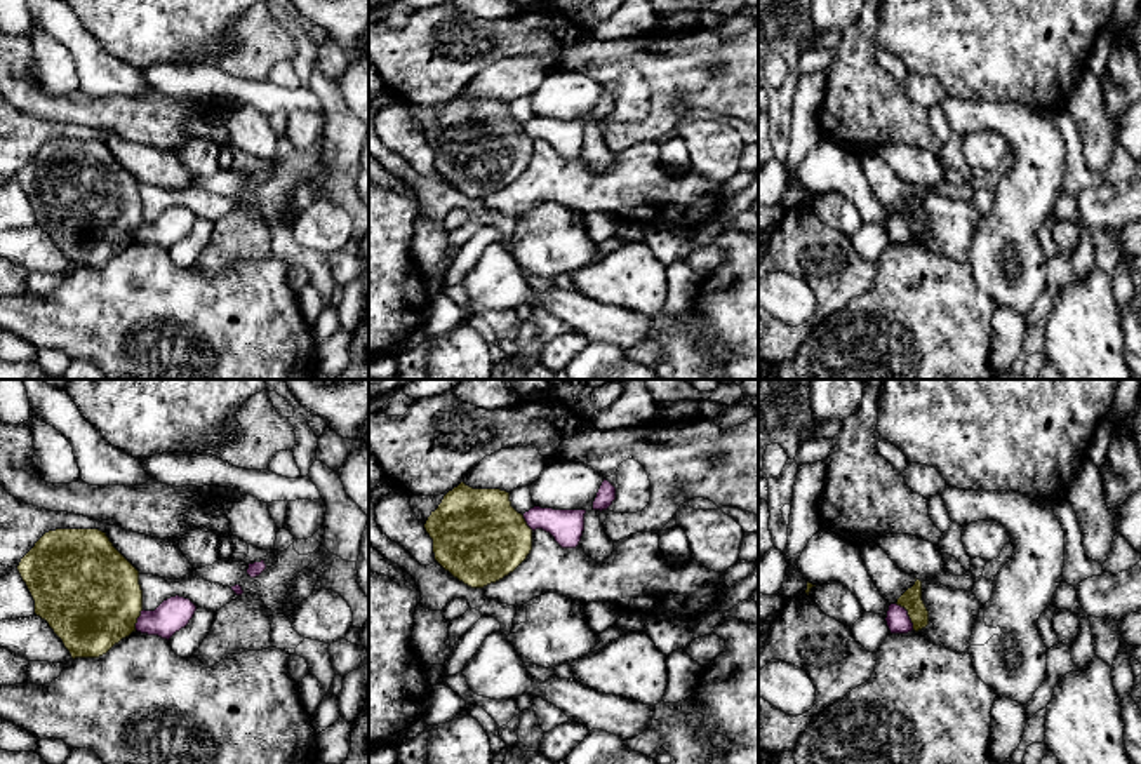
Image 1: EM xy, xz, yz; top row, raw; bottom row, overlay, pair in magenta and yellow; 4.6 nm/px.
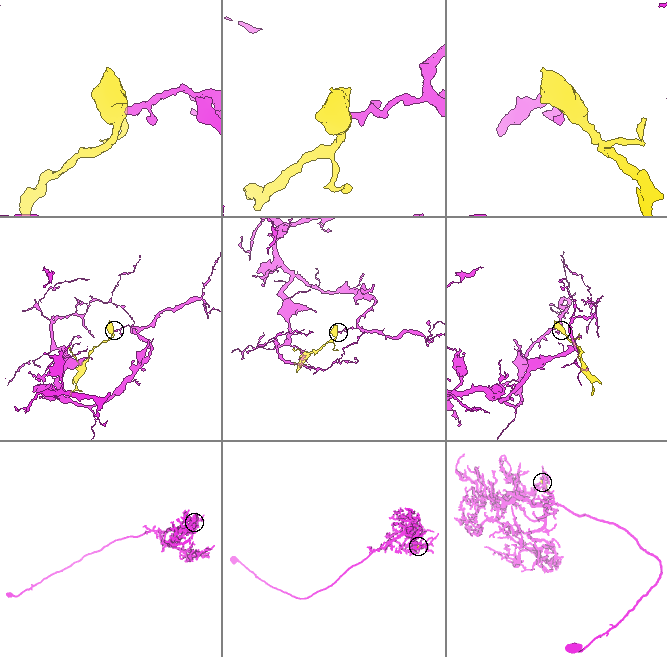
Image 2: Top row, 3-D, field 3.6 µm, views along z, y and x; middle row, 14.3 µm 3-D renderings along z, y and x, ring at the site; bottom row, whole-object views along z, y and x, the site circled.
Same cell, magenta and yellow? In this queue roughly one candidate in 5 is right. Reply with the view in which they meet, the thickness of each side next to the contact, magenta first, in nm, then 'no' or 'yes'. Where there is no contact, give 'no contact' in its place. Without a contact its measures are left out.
yz | 110/100 nm | no

